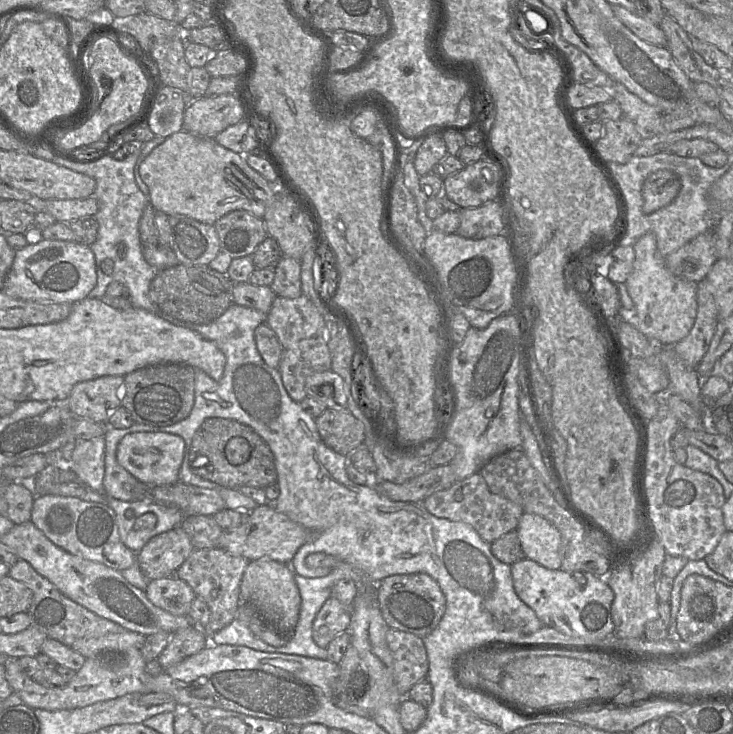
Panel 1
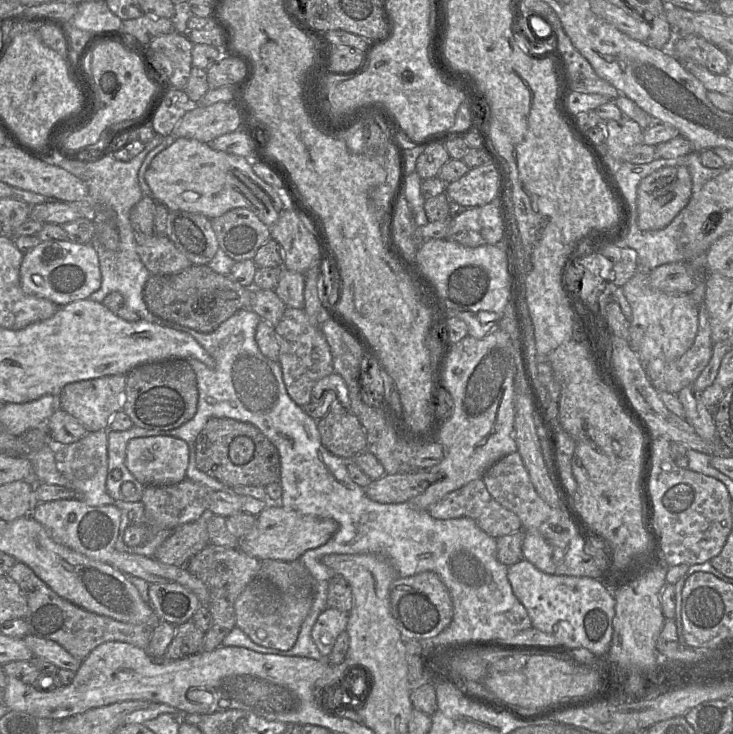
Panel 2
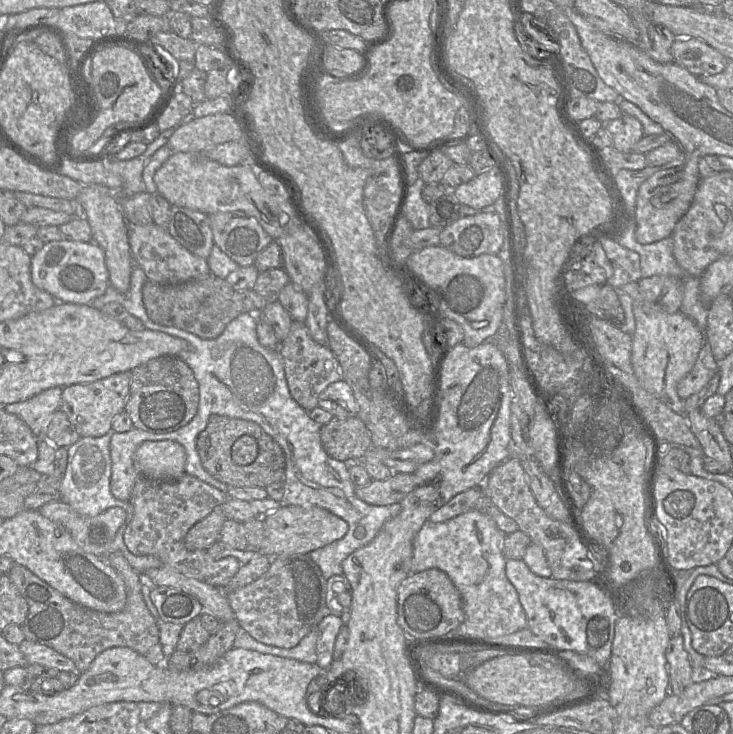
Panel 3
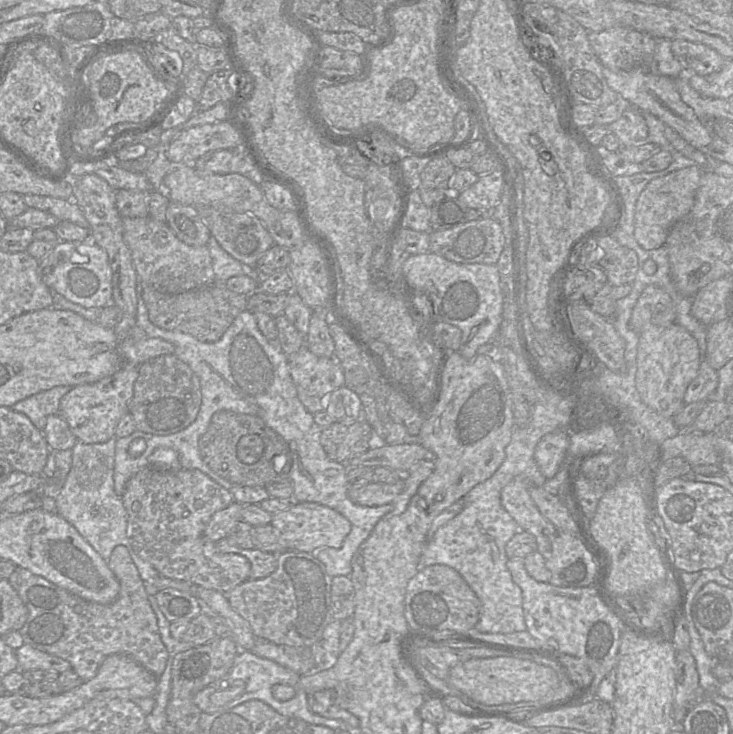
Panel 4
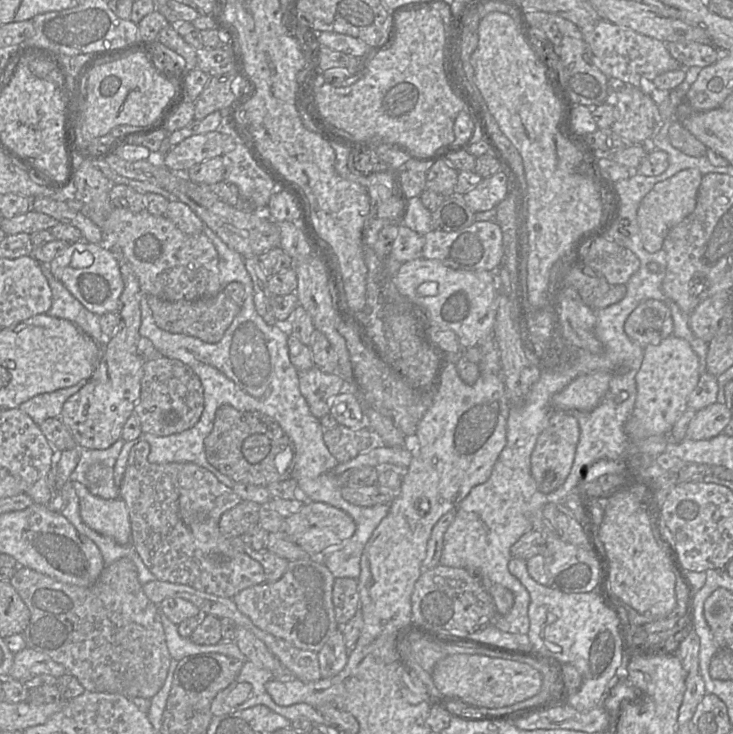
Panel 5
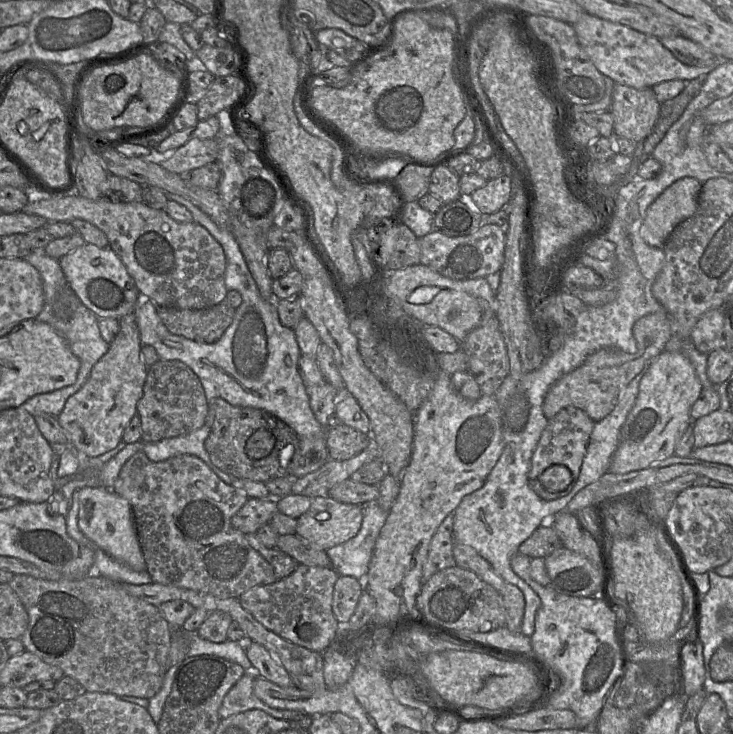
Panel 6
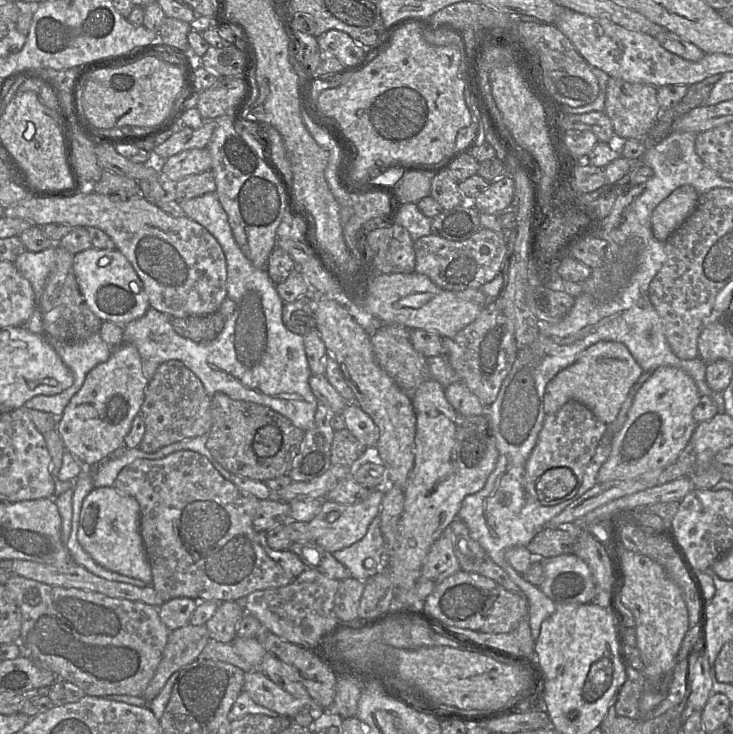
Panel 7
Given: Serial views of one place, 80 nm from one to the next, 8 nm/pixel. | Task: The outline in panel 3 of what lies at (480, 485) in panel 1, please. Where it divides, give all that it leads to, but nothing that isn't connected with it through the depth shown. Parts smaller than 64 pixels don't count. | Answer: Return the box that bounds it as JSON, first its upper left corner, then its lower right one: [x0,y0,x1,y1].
[429,486,519,535]

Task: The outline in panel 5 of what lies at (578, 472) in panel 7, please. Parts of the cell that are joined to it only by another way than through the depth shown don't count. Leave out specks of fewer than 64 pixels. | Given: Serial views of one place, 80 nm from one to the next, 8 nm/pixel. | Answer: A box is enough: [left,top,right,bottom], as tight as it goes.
[531,411,580,494]

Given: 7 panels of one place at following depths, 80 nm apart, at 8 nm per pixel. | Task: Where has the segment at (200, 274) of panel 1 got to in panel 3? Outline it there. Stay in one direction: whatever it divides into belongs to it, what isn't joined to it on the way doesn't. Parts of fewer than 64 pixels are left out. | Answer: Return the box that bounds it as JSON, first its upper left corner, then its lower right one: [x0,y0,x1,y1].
[142,272,277,339]

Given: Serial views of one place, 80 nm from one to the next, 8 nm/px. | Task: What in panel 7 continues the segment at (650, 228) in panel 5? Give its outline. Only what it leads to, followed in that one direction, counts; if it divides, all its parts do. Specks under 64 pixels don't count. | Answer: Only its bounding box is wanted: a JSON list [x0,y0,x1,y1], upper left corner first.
[651,185,699,242]

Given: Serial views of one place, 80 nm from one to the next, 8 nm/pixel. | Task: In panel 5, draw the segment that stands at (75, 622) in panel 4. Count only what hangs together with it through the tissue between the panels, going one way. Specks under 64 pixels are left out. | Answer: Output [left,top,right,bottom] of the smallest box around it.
[9,558,171,699]

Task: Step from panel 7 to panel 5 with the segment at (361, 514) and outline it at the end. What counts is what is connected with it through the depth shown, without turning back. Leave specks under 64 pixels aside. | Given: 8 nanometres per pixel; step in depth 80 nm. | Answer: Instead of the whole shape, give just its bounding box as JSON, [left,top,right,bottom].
[283,502,356,557]

